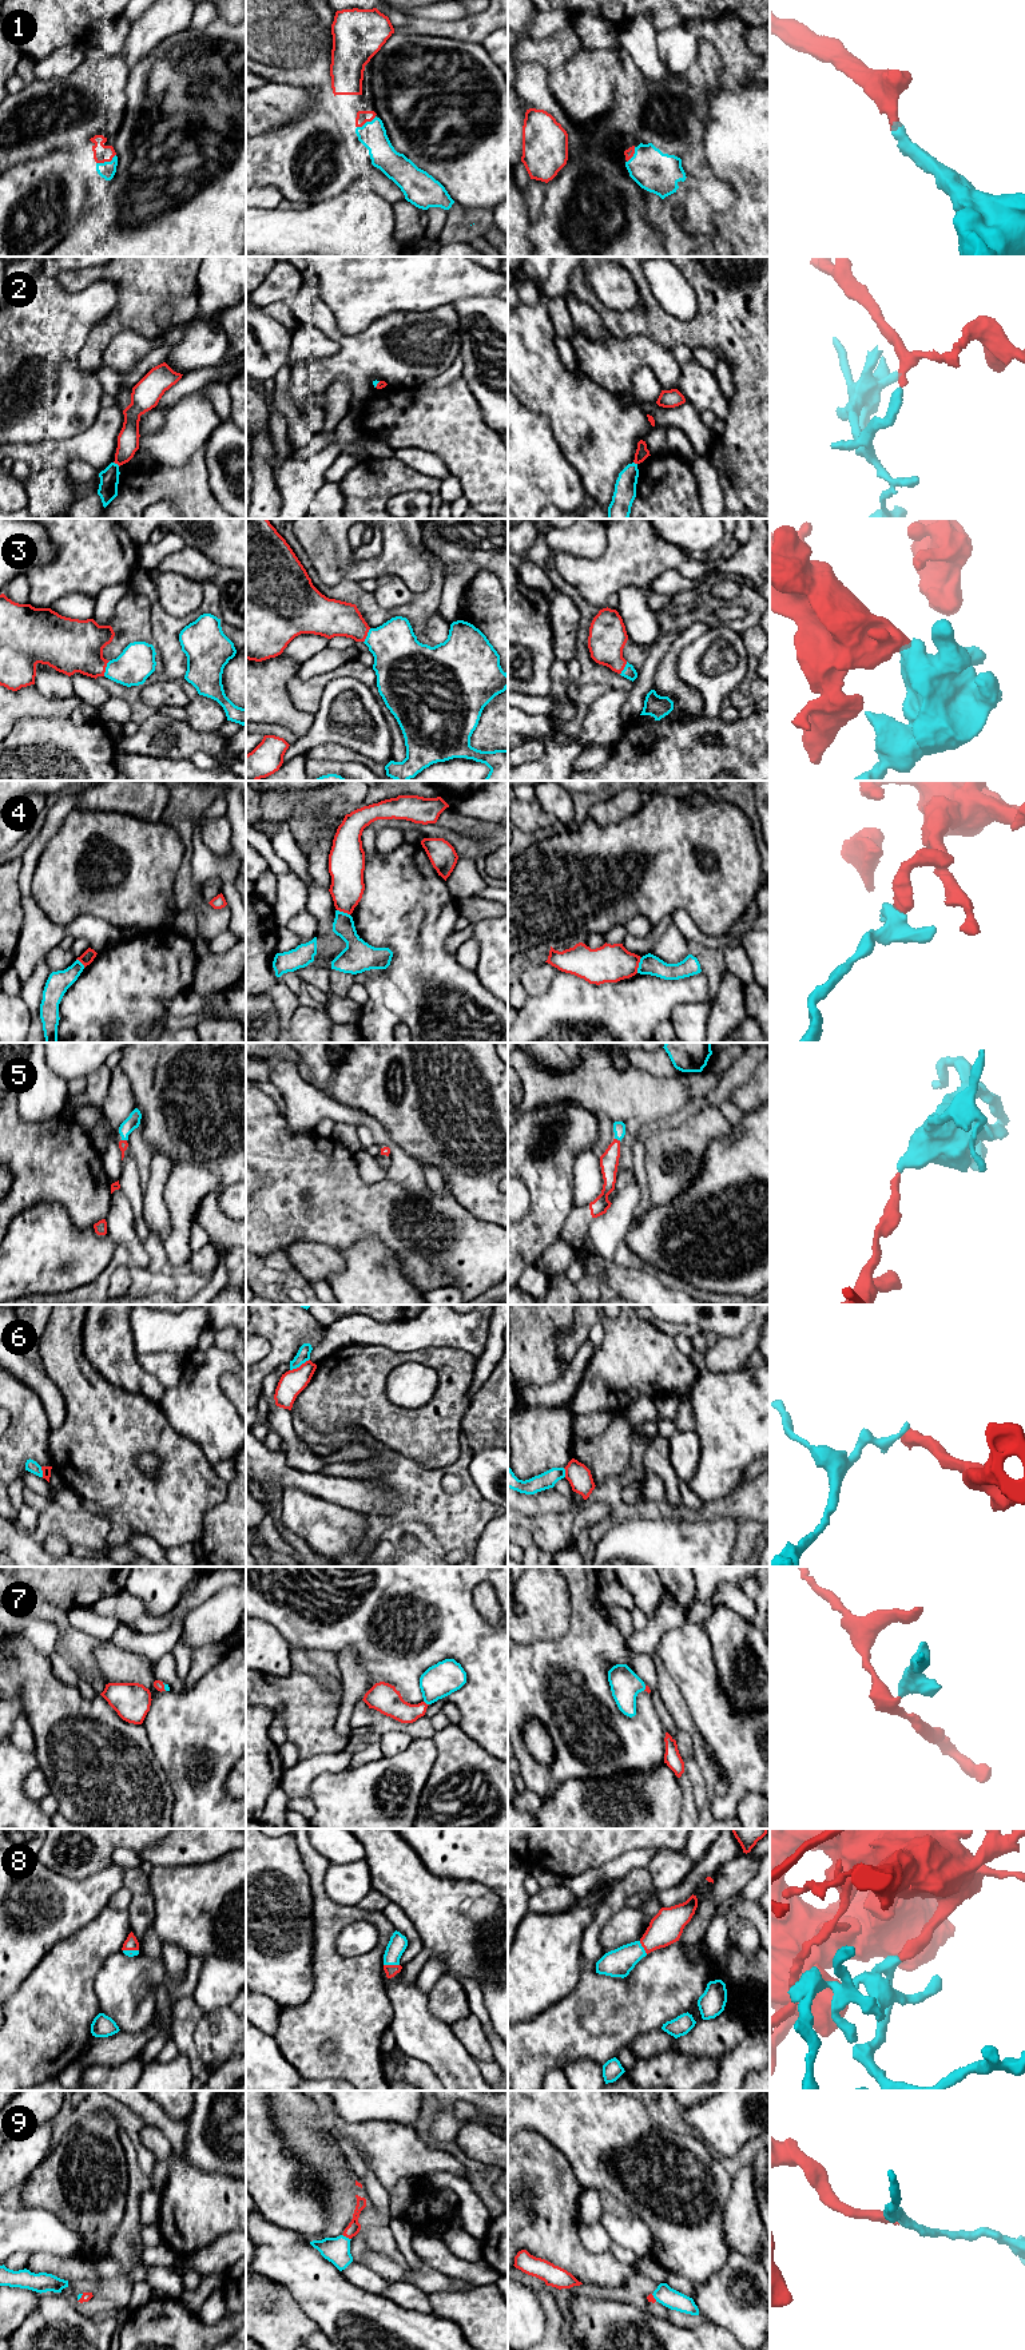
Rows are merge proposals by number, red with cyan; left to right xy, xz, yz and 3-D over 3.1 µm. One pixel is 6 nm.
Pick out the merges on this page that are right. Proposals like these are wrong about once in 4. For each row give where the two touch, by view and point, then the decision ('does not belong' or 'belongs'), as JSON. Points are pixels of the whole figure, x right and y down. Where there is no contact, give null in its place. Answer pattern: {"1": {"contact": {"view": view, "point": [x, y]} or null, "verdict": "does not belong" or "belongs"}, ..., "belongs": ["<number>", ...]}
{"1": {"contact": {"view": "xy", "point": [106, 161]}, "verdict": "belongs"}, "2": {"contact": {"view": "xy", "point": [116, 463]}, "verdict": "does not belong"}, "3": {"contact": {"view": "xy", "point": [104, 669]}, "verdict": "belongs"}, "4": {"contact": {"view": "yz", "point": [638, 965]}, "verdict": "does not belong"}, "5": {"contact": {"view": "yz", "point": [616, 1139]}, "verdict": "belongs"}, "6": {"contact": {"view": "xz", "point": [301, 1365]}, "verdict": "does not belong"}, "7": {"contact": {"view": "xz", "point": [425, 1703]}, "verdict": "belongs"}, "8": {"contact": {"view": "xz", "point": [392, 1965]}, "verdict": "belongs"}, "9": {"contact": {"view": "xz", "point": [346, 2237]}, "verdict": "belongs"}, "belongs": ["1", "3", "5", "7", "8", "9"]}

